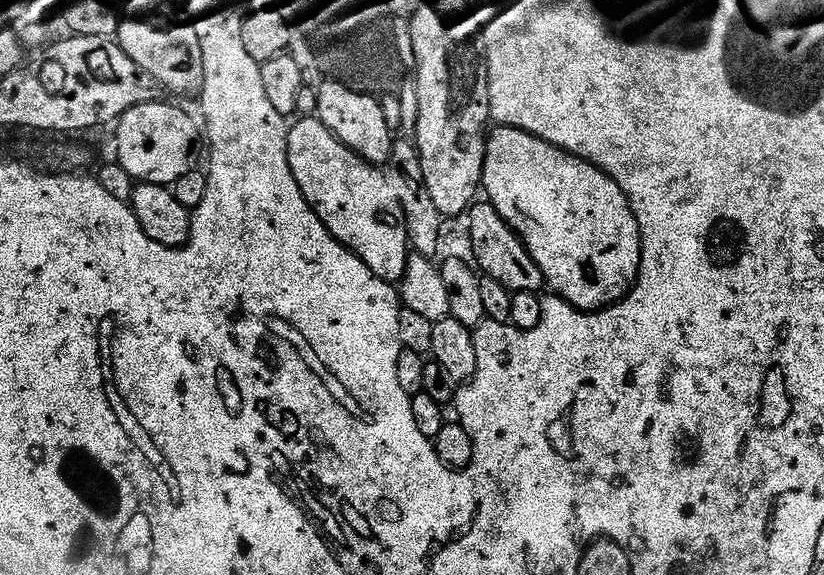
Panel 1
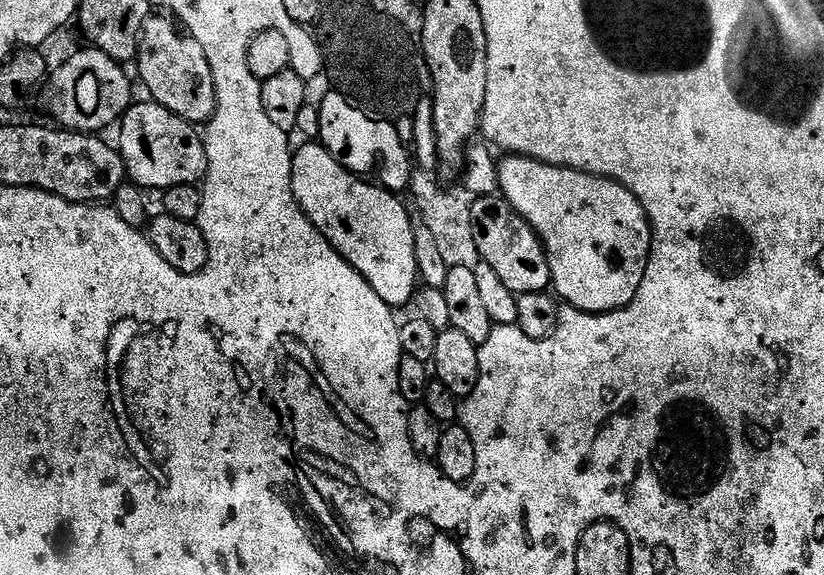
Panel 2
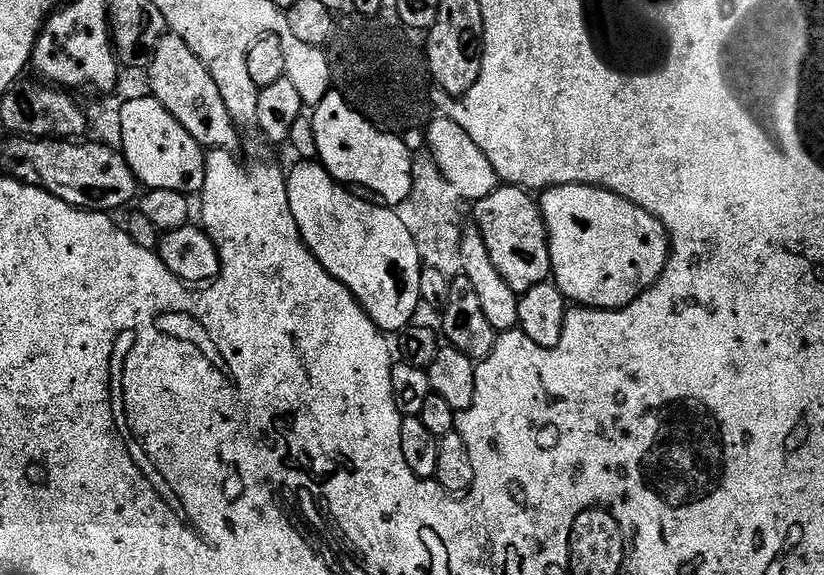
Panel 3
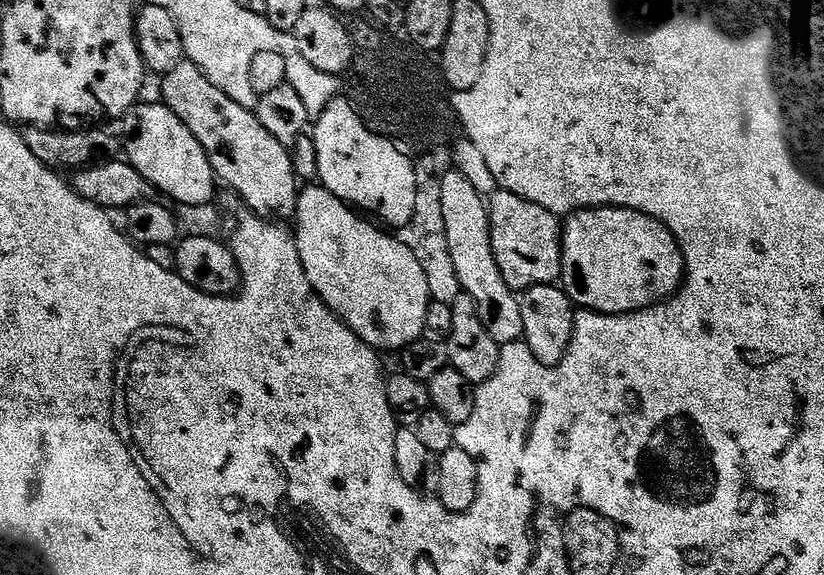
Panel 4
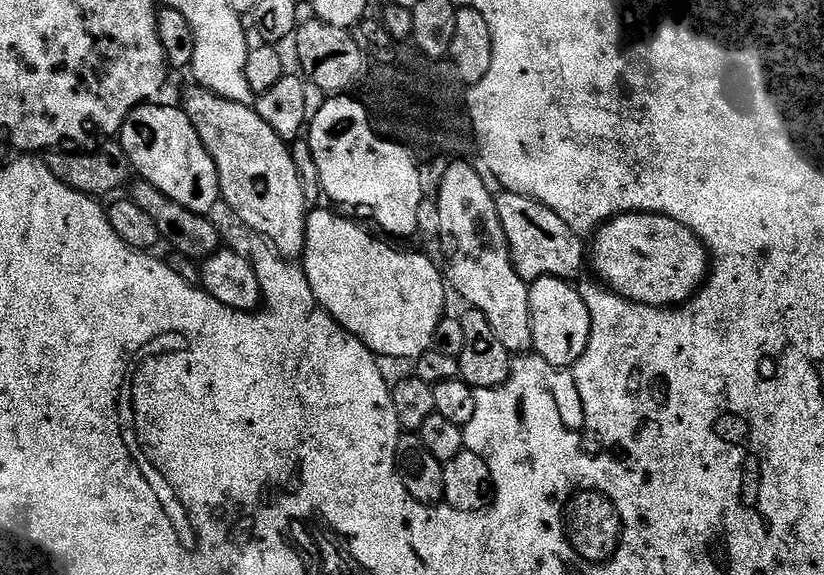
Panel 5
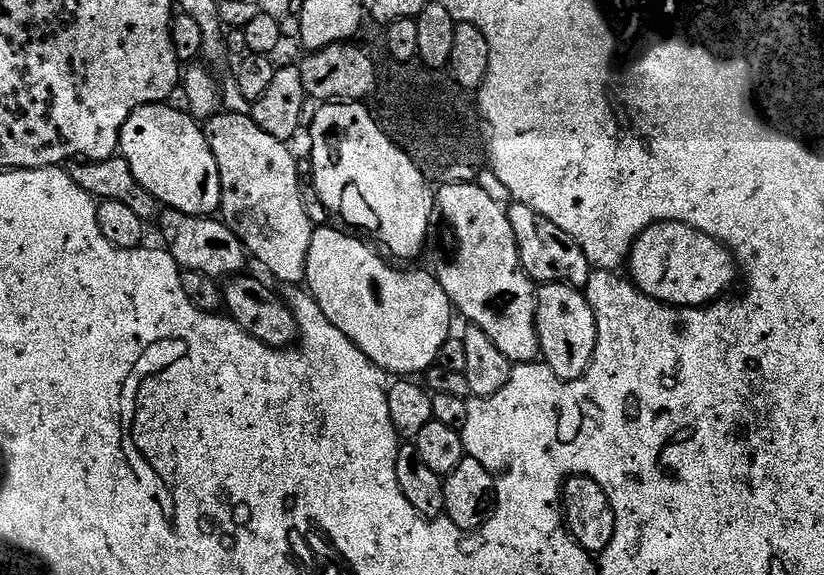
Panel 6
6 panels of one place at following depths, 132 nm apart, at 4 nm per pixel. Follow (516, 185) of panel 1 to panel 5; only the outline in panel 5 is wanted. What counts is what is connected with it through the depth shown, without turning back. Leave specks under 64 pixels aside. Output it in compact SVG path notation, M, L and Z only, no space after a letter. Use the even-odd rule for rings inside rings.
M626 212L607 220L591 240L590 268L592 264L607 287L635 304L679 306L700 291L710 271L710 253L699 237L682 222L653 212Z

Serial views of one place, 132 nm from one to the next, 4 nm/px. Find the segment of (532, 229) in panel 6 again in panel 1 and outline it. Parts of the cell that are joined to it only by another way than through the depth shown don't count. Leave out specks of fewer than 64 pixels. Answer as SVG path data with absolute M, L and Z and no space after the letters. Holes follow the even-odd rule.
M473 203L466 213L466 226L470 230L470 242L474 242L475 267L487 279L502 282L502 286L506 286L511 293L539 293L545 287L542 270L538 270L534 258L530 258L524 243L516 237L516 231L502 219L492 204Z

